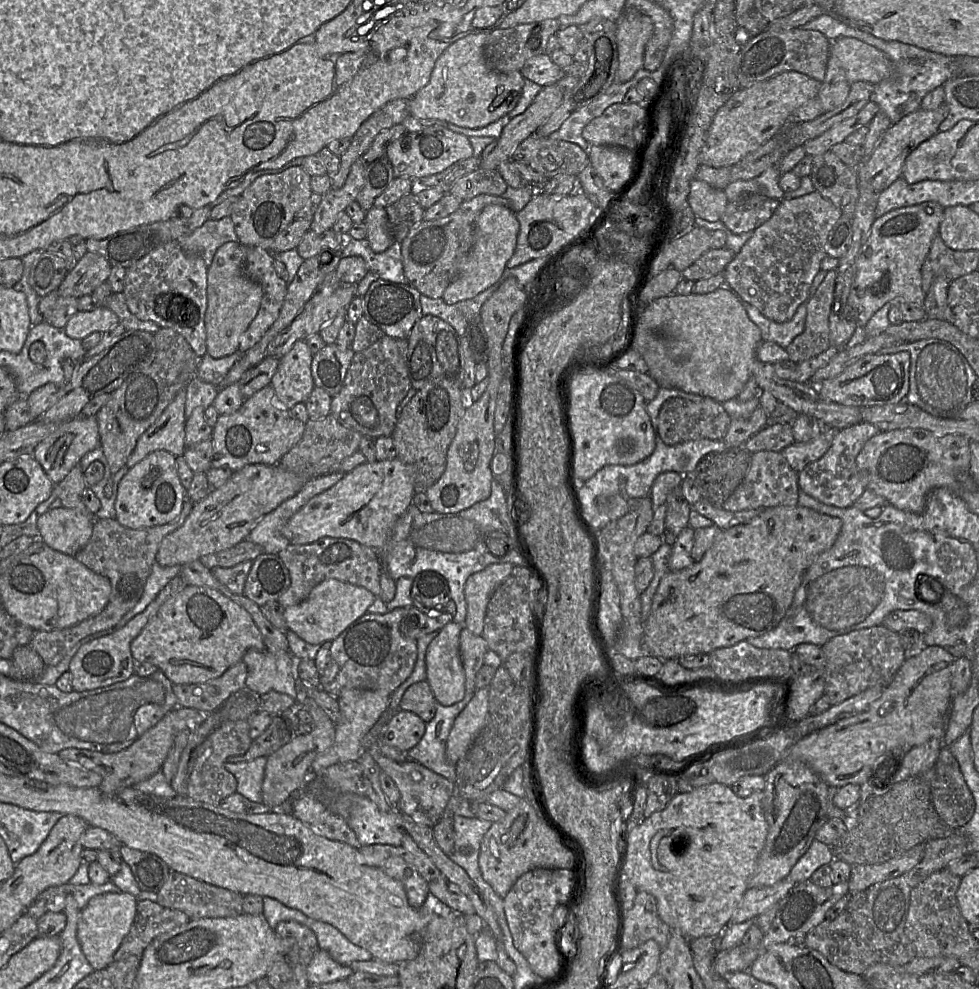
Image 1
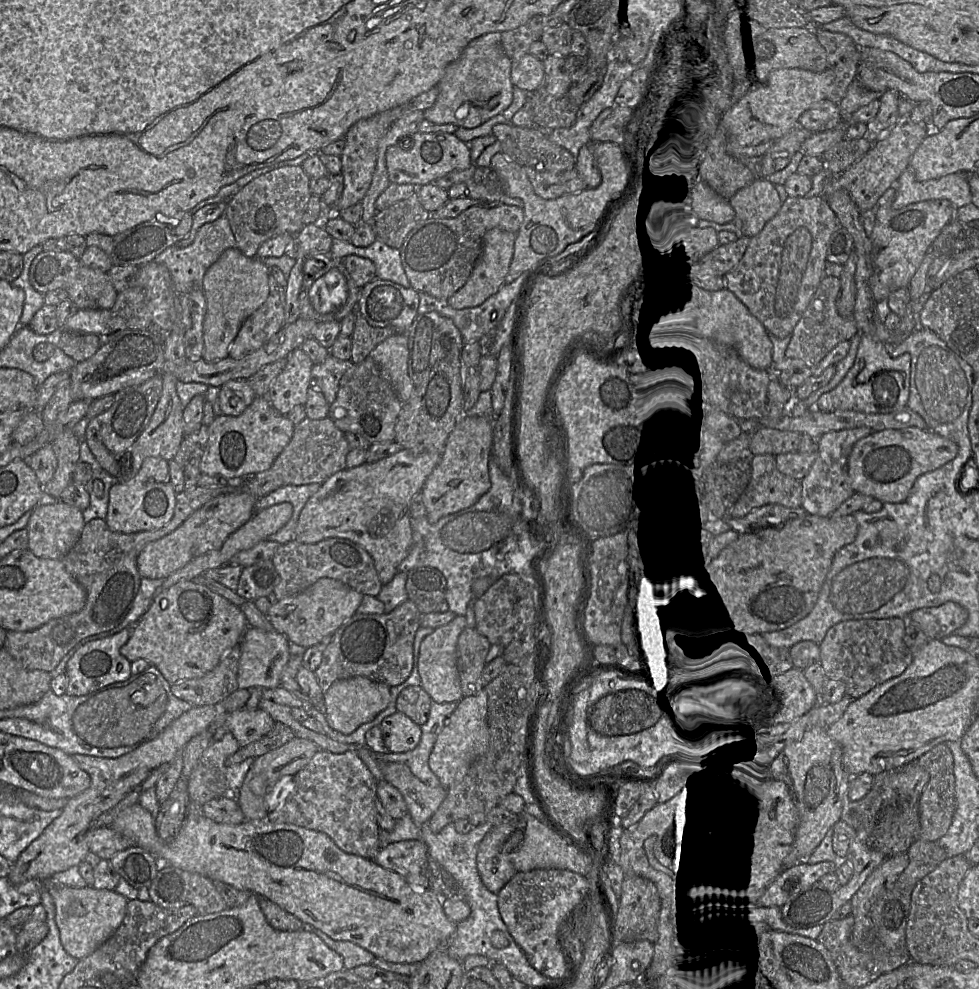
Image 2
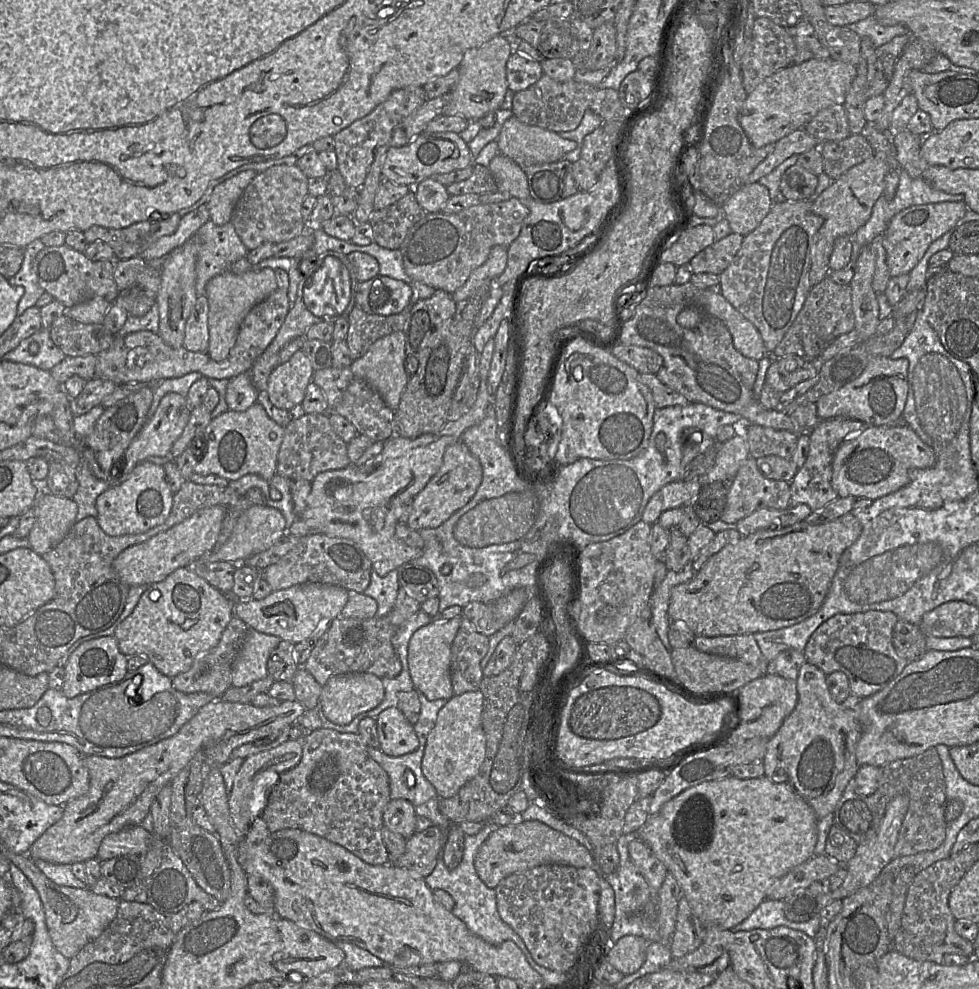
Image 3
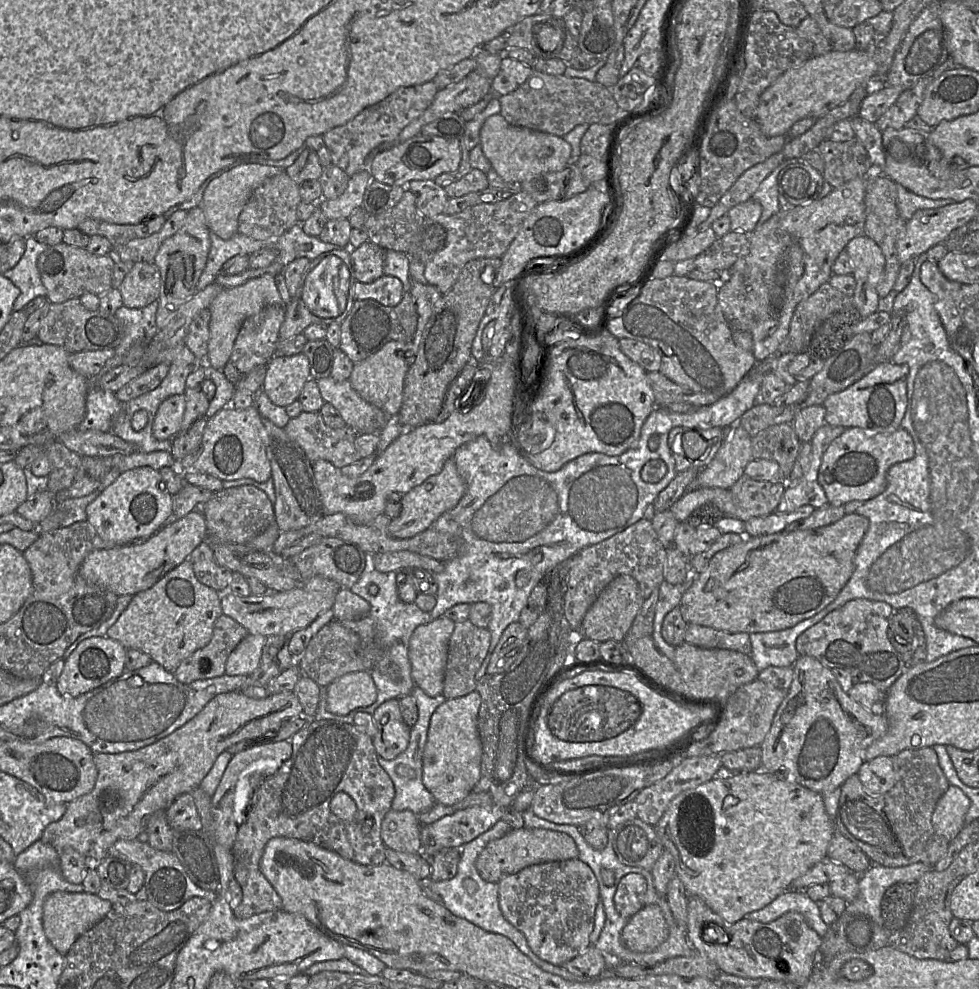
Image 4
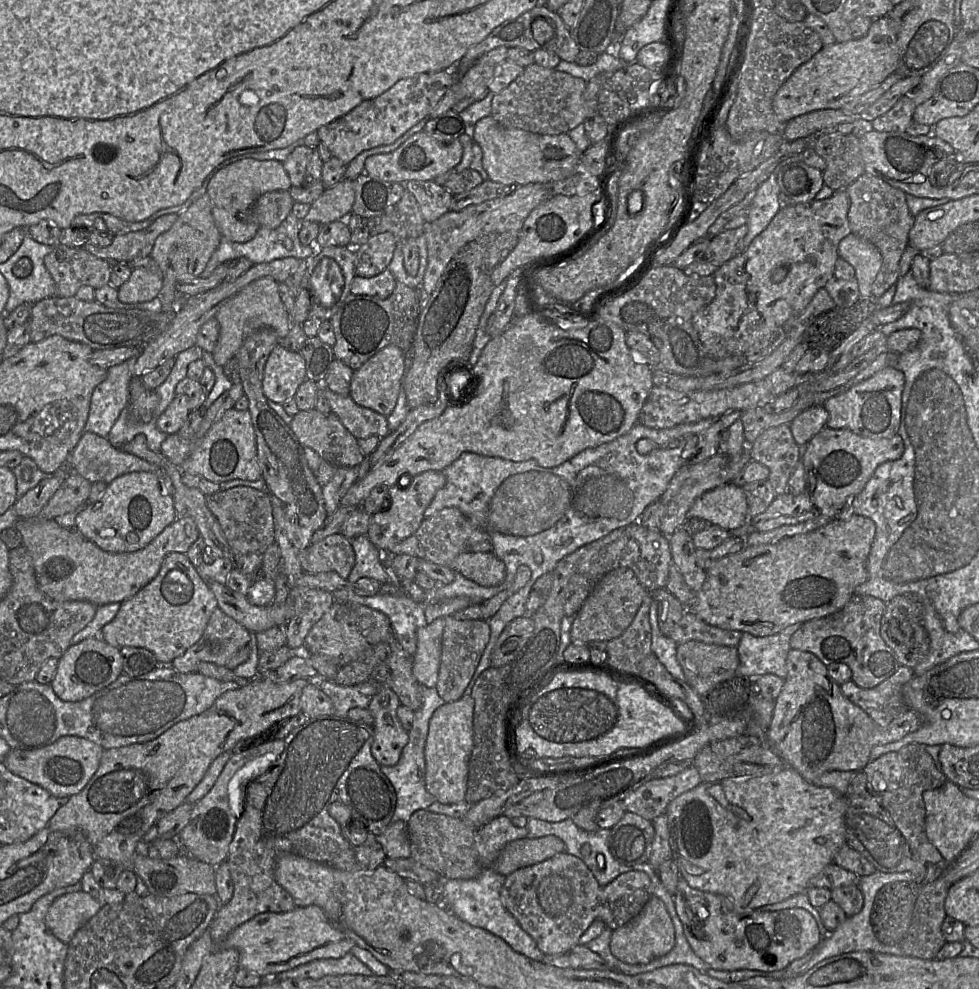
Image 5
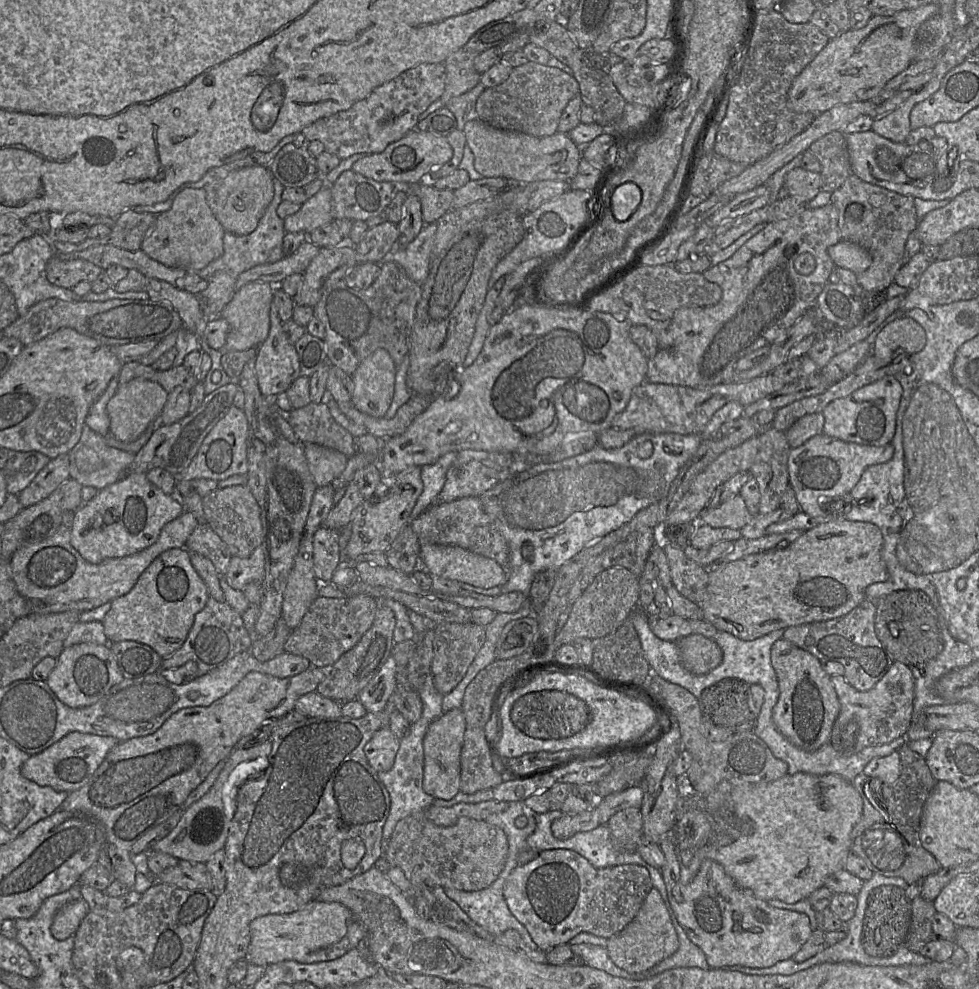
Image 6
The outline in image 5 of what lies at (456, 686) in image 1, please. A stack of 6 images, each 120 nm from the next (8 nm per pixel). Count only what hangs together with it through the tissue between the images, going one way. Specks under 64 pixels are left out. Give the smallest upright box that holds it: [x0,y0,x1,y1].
[412,617,444,687]

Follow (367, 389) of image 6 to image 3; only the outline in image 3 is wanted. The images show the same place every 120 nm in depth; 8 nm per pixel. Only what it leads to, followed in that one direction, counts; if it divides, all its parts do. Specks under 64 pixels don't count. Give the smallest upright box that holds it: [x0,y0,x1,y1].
[350,331,409,412]

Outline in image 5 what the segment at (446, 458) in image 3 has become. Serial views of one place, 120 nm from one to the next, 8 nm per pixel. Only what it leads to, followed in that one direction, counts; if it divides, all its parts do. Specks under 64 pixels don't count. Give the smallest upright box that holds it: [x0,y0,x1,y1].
[366,470,446,552]

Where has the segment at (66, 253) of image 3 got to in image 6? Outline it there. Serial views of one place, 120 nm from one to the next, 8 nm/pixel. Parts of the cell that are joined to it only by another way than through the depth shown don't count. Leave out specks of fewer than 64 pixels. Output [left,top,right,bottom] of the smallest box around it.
[46,256,105,289]

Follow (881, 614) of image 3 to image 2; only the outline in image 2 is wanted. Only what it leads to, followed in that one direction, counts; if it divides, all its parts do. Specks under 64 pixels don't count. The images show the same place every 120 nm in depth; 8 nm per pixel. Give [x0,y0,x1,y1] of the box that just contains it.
[819,617,913,700]

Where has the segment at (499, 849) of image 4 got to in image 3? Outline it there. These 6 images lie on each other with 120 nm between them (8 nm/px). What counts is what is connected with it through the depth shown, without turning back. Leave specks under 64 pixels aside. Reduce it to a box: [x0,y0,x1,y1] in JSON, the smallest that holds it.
[475,821,602,889]

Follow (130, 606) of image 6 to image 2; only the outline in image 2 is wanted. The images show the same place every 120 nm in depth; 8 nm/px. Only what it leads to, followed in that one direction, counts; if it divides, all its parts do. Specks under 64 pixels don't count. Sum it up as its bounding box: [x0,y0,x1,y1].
[120,580,248,685]

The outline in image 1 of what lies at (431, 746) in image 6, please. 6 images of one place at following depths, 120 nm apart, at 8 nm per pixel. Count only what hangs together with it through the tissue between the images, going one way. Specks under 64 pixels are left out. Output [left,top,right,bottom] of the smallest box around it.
[446,687,488,764]

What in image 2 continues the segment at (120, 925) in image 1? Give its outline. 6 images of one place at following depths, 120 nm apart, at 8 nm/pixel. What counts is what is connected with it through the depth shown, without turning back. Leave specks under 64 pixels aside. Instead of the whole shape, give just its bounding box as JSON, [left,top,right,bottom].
[43,880,128,960]

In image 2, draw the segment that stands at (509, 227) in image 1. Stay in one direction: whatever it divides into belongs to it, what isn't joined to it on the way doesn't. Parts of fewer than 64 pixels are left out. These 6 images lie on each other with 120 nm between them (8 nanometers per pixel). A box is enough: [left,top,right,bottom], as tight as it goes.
[447,228,517,309]

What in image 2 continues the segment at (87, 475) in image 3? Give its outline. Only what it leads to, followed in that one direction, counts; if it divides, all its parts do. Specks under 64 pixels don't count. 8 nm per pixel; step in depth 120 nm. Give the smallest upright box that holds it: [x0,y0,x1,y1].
[80,441,118,523]

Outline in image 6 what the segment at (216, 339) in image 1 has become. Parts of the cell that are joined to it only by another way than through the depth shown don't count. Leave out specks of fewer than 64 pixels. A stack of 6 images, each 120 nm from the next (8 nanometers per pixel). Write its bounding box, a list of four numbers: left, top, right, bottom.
[219,282,276,353]

